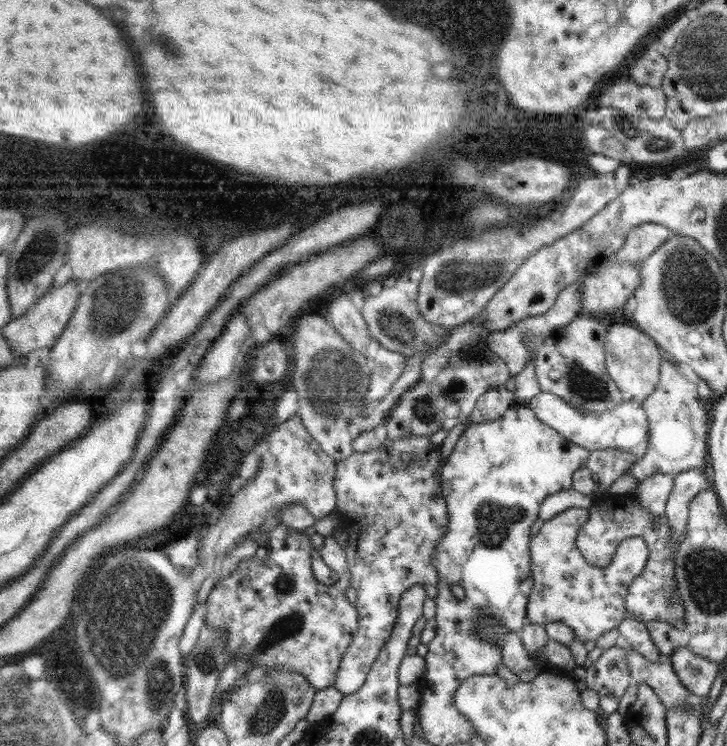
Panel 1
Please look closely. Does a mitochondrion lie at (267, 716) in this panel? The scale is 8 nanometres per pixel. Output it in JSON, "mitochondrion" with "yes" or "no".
{"mitochondrion":"yes"}

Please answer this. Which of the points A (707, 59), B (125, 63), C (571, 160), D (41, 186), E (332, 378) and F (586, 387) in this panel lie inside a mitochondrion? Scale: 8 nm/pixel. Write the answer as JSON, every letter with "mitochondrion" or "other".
{"A":"mitochondrion","B":"other","C":"other","D":"other","E":"mitochondrion","F":"mitochondrion"}

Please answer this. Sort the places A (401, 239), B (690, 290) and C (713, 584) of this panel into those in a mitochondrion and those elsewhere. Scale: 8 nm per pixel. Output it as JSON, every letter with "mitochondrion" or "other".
{"A":"other","B":"mitochondrion","C":"mitochondrion"}

